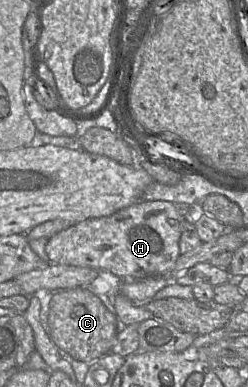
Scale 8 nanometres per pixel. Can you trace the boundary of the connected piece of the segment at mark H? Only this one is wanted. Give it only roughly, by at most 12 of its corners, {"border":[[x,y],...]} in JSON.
{"border":[[141,200],[47,239],[53,264],[172,277],[184,212]]}

